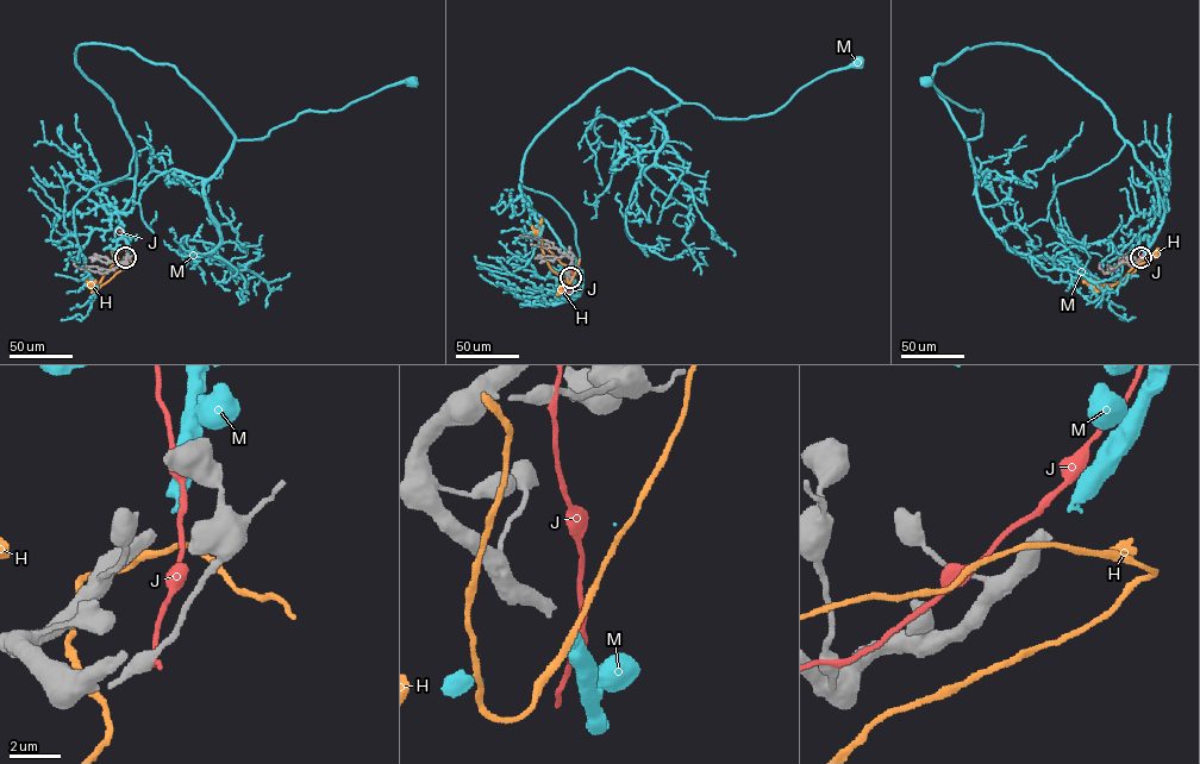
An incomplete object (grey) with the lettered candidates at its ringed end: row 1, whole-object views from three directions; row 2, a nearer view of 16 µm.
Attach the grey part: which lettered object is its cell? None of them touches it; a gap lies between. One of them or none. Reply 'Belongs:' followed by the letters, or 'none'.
Belongs: M

